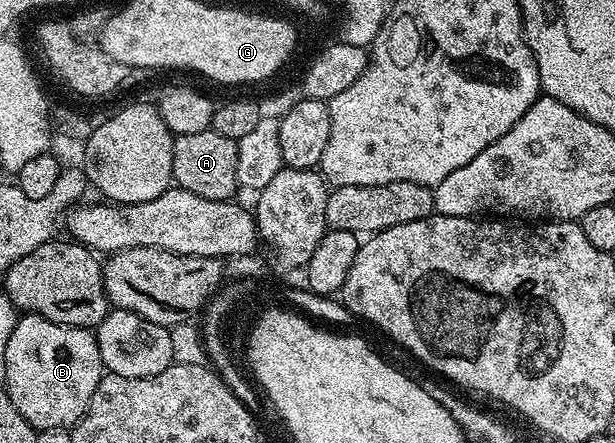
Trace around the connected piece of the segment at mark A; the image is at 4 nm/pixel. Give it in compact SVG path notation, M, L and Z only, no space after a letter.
M214 129L175 135L172 144L172 177L175 185L206 200L229 201L238 190L237 139L222 136Z

